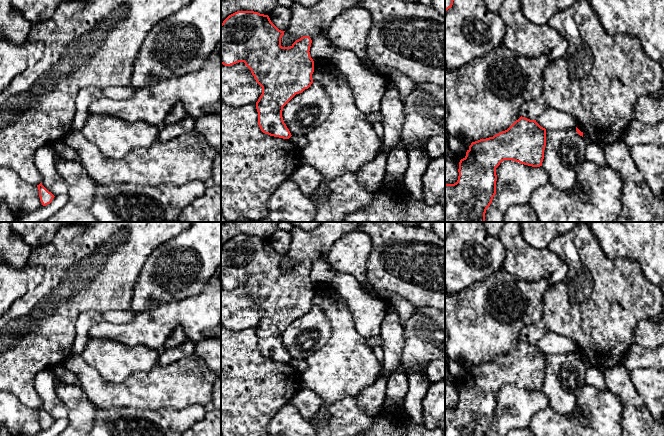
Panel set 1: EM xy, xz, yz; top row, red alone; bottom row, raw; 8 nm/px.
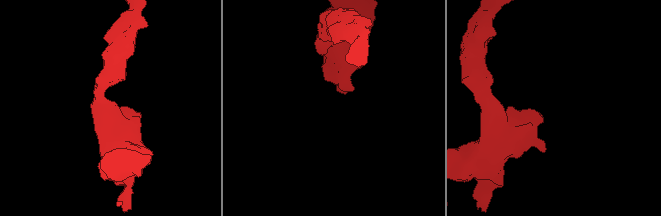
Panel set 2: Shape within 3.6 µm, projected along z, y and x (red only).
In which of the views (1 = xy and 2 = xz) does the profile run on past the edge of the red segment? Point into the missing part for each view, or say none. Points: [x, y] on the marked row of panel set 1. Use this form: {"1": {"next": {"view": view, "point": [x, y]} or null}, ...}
{"1": {"next": null}, "2": {"next": null}}

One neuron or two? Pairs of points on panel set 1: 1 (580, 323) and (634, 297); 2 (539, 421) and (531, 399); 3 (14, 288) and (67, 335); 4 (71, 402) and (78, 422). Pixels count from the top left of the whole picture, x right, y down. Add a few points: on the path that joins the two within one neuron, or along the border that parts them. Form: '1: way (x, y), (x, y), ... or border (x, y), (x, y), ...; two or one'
1: way (593, 310), (608, 297), (621, 297); one
2: border (549, 406), (538, 411), (528, 425); two
3: border (42, 281), (19, 297), (10, 307); two
4: way (76, 407), (78, 409), (78, 417); one

